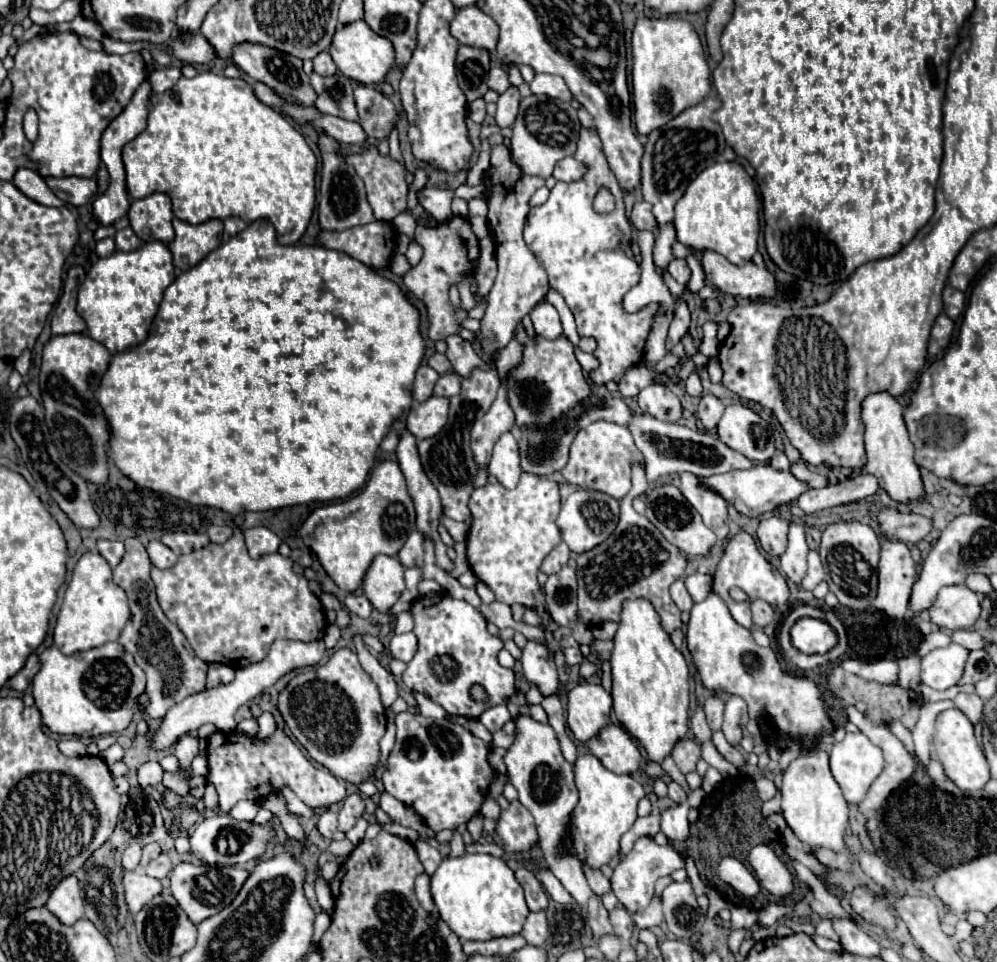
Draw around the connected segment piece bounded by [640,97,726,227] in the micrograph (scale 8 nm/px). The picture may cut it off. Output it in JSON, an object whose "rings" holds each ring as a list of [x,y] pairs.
{"rings":[[[706,97],[702,103],[682,111],[678,117],[668,121],[664,127],[648,135],[642,157],[642,197],[654,205],[654,217],[658,227],[674,221],[674,205],[684,195],[688,183],[712,165],[724,151],[724,135],[718,123],[712,121],[712,113],[720,109],[720,101]]]}

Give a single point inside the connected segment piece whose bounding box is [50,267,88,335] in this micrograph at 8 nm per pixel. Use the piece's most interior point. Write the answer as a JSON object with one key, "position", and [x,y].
{"position":[65,320]}

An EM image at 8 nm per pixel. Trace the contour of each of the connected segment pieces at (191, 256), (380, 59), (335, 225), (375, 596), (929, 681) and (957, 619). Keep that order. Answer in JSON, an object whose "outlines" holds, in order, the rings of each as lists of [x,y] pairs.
{"outlines":[[[[180,219],[172,221],[176,237],[168,243],[174,257],[174,267],[188,271],[198,265],[210,251],[214,251],[222,241],[222,221],[212,219],[200,225],[190,225]]],[[[356,21],[352,25],[346,25],[344,29],[338,29],[332,45],[328,49],[328,53],[332,55],[334,63],[338,65],[338,69],[342,71],[342,75],[346,75],[352,81],[358,81],[362,85],[376,85],[380,83],[388,71],[394,65],[394,47],[386,37],[380,37],[378,33],[374,33],[366,21]]],[[[318,133],[318,147],[322,153],[322,183],[320,183],[320,205],[318,205],[318,215],[320,215],[320,227],[322,229],[350,229],[356,225],[366,225],[374,221],[372,207],[368,205],[366,199],[366,189],[364,181],[356,175],[354,167],[346,163],[346,155],[340,153],[340,143],[332,139],[330,135]]],[[[378,555],[364,577],[362,589],[378,611],[388,613],[404,591],[404,567],[396,557]]],[[[956,643],[944,649],[934,649],[922,657],[920,679],[924,685],[938,691],[954,687],[964,673],[966,659],[968,659],[968,649]]],[[[966,585],[944,587],[930,609],[930,621],[946,631],[968,629],[980,617],[980,601]]]]}

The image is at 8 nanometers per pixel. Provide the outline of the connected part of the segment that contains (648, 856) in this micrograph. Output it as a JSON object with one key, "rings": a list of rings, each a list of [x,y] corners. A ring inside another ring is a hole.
{"rings":[[[640,837],[632,851],[624,857],[624,861],[618,863],[618,867],[614,869],[614,875],[612,875],[612,891],[614,895],[618,897],[618,901],[630,911],[640,911],[640,909],[646,909],[654,897],[654,885],[660,877],[666,877],[670,873],[674,873],[676,869],[684,869],[684,855],[678,853],[672,845],[666,845],[666,847],[660,847],[654,843],[652,837]]]}

